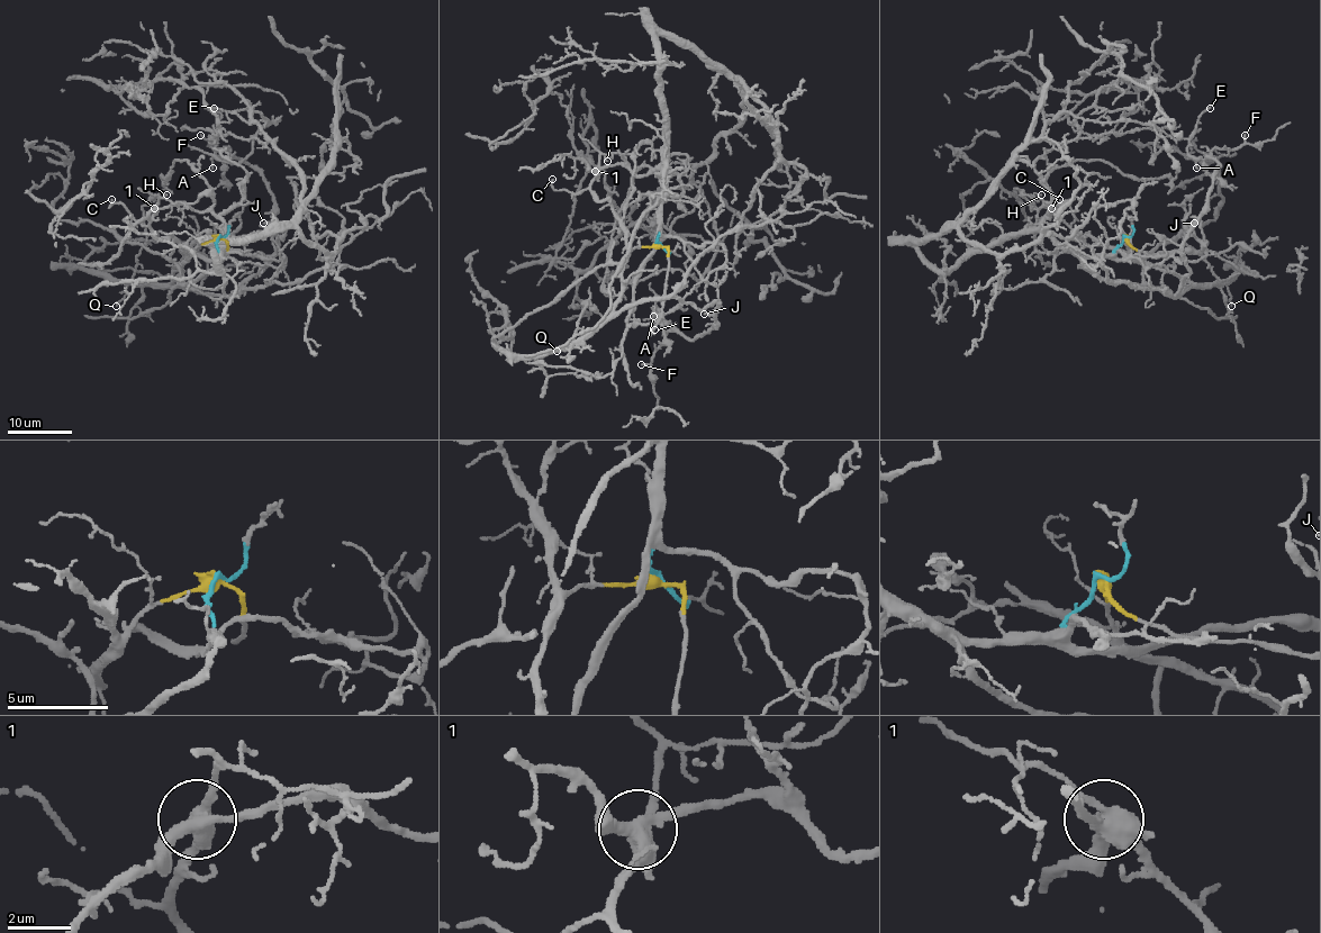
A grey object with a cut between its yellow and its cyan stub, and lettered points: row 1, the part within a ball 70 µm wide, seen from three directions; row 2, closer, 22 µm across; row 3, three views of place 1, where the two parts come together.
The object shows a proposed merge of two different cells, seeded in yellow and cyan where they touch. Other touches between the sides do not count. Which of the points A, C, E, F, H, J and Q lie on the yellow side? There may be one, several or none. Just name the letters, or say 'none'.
A, C, E, F, H, J, Q

